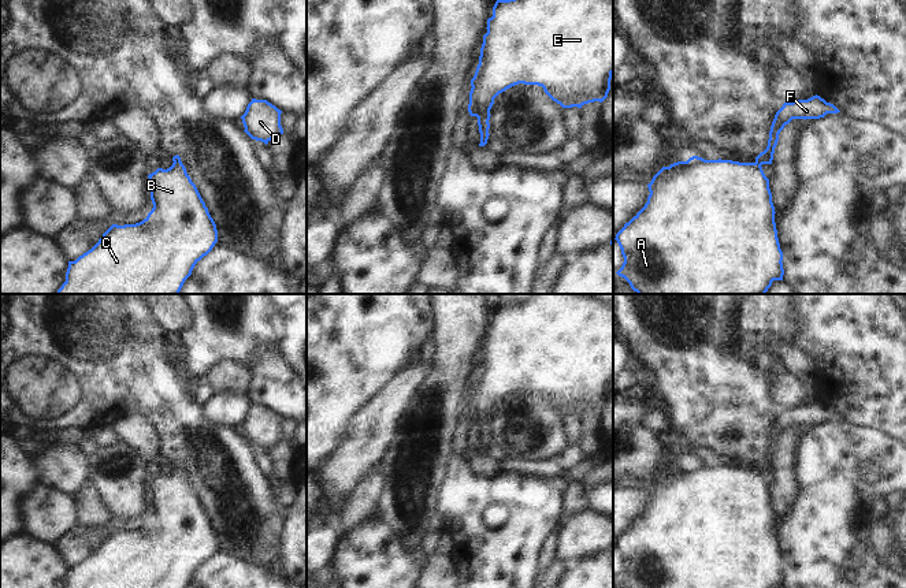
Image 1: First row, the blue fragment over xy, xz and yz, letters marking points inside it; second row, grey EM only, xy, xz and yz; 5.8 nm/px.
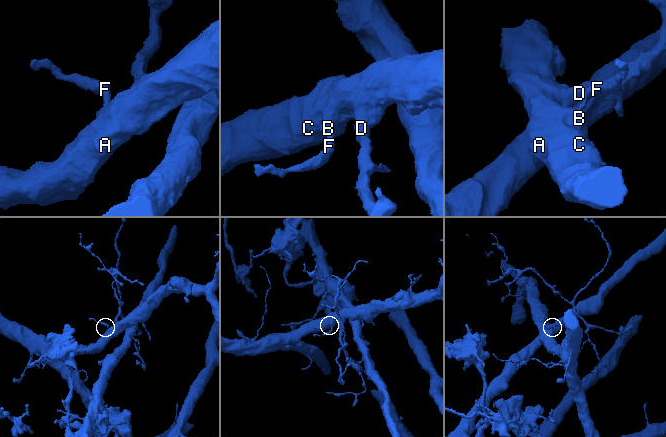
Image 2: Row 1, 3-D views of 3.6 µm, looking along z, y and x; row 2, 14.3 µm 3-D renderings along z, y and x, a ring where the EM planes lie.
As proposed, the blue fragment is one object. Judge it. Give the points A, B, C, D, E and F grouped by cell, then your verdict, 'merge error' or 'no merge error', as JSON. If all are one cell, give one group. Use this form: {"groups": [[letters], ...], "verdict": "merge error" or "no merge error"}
{"groups": [["A", "B", "C", "D", "E", "F"]], "verdict": "no merge error"}

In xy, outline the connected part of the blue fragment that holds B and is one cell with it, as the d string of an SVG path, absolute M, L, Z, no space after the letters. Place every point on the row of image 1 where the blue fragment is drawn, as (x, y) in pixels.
M177 155L172 161L170 168L157 168L148 175L153 204L148 216L135 224L112 224L90 250L68 261L66 282L56 294L179 294L194 265L218 242L218 230L181 157Z

